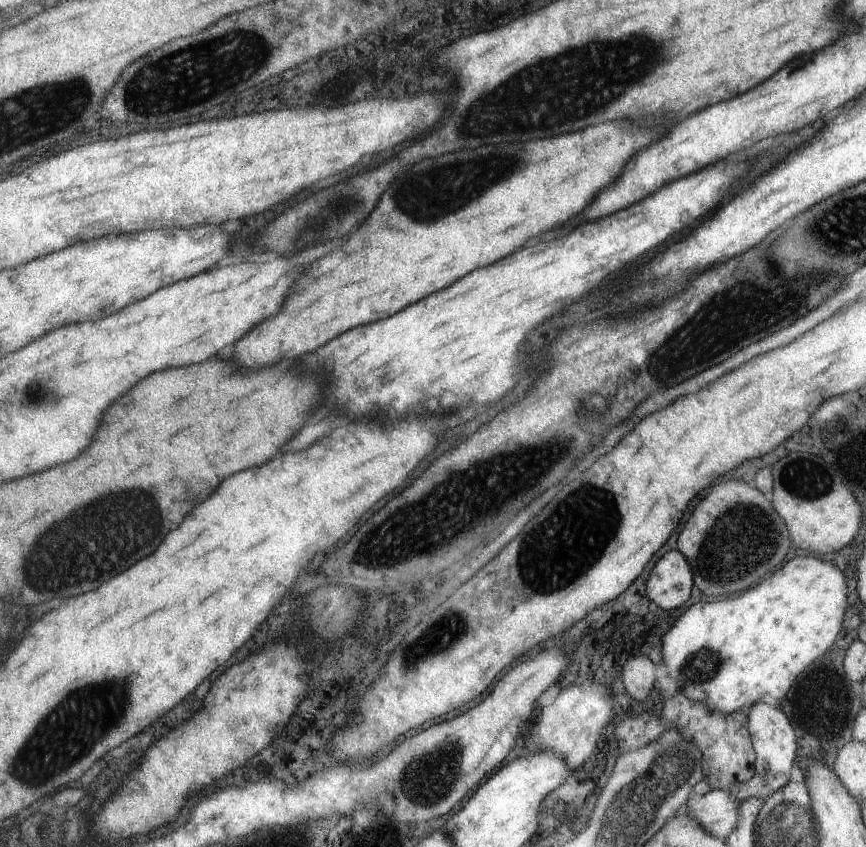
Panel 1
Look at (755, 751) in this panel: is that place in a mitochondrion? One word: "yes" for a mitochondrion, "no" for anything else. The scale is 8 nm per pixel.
no

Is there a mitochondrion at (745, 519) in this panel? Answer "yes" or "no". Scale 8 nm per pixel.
yes

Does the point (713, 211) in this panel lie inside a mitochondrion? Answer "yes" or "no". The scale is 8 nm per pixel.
no

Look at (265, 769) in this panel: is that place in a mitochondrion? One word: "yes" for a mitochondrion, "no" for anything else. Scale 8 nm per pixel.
no

